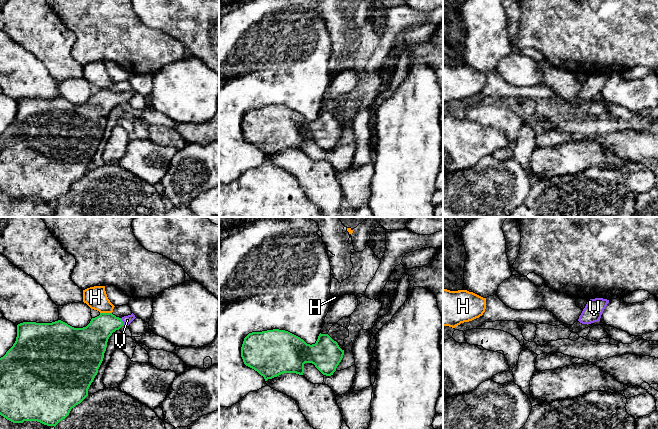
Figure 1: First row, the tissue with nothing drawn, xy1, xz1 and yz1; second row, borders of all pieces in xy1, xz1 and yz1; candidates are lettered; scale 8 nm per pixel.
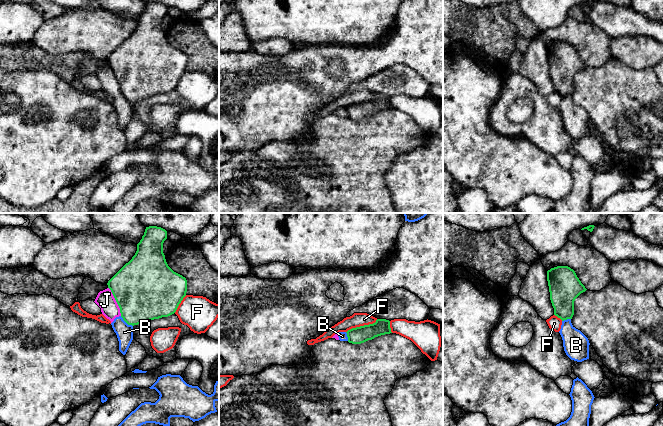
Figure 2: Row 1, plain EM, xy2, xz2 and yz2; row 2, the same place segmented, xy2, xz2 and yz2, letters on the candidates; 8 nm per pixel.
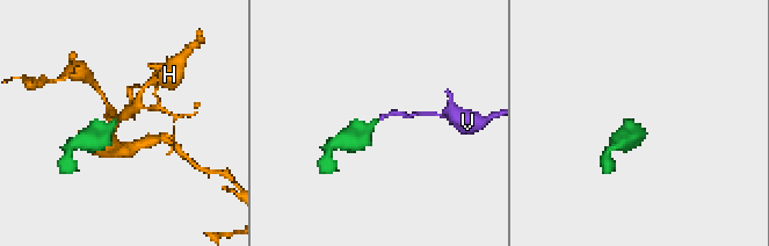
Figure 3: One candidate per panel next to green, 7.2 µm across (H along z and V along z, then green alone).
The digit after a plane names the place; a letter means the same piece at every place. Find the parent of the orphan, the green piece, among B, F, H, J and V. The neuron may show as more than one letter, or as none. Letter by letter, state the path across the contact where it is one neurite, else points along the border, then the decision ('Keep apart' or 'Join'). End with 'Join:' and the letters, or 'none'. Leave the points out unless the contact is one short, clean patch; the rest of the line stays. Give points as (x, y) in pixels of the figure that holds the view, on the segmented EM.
B: Boundary: xy2 (120, 316), (132, 326). Keep apart
F: Keep apart
H: Boundary: xy1 (100, 312), (111, 313). Keep apart
J: Boundary: xy2 (108, 287), (121, 315). Keep apart
V: Path across: xy1 (95, 335), (107, 323), (122, 322), (127, 320). Join
Join: V

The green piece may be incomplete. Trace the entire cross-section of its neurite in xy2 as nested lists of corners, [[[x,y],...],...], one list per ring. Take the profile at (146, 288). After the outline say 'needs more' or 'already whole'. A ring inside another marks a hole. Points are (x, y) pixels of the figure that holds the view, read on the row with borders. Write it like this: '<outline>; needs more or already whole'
[[[146,227],[135,255],[107,283],[120,308],[121,317],[128,325],[134,326],[174,314],[186,296],[186,278],[174,272],[166,262],[163,253],[166,239],[165,229]]]; already whole

